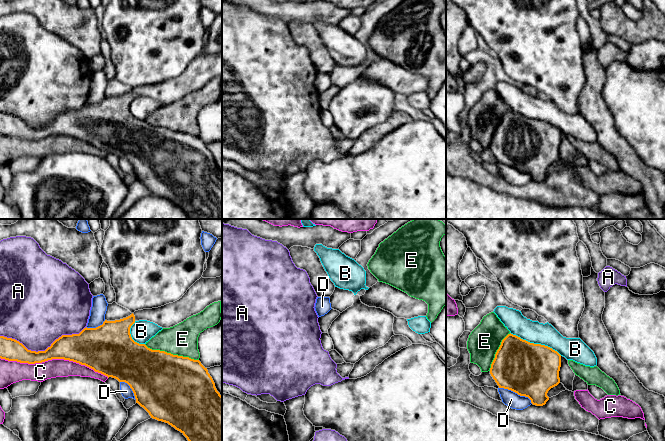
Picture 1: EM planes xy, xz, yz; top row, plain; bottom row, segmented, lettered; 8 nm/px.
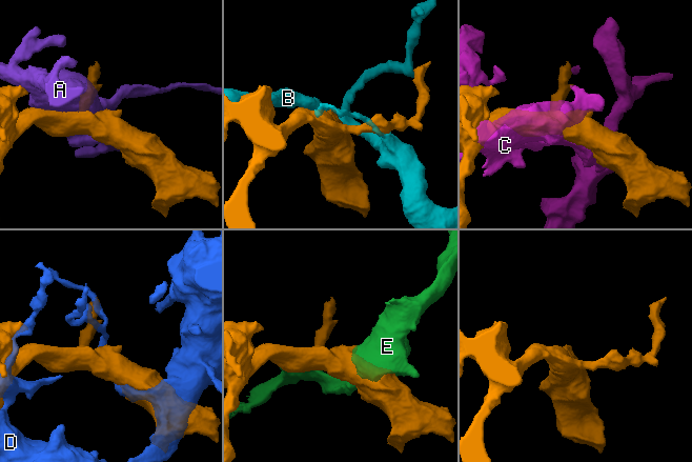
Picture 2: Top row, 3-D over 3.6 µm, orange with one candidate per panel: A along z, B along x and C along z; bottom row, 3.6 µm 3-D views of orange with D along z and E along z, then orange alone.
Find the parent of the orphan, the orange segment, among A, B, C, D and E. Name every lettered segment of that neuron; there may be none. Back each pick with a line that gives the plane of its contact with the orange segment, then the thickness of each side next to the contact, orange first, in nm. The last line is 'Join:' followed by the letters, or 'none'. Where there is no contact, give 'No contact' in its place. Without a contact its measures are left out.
Join: none

